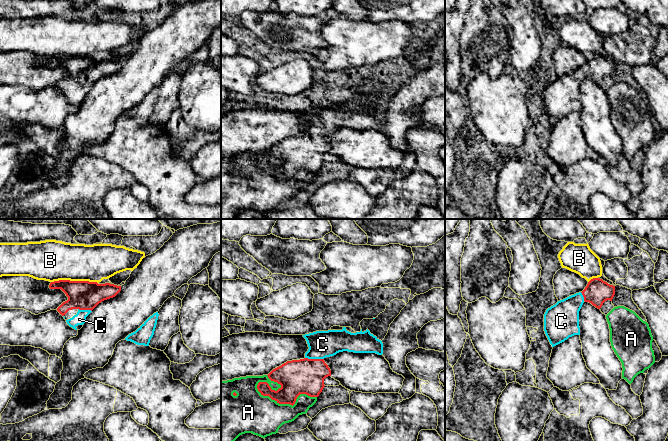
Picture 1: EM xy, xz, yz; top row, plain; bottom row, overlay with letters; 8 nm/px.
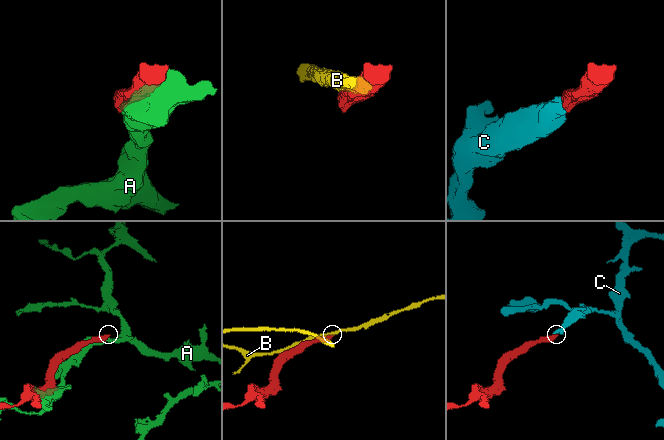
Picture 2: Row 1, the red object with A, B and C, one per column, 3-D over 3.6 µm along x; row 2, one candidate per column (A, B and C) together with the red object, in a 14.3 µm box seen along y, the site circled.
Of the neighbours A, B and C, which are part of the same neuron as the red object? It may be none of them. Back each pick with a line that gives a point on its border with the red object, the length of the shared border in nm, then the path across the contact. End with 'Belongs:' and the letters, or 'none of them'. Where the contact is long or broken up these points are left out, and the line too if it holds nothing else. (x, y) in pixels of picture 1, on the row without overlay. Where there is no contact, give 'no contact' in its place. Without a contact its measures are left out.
C: meets red in xz at (314, 135); contact 150 nm long; runs through xz (306, 152), (313, 144), (314, 135), (322, 120)
Belongs: C

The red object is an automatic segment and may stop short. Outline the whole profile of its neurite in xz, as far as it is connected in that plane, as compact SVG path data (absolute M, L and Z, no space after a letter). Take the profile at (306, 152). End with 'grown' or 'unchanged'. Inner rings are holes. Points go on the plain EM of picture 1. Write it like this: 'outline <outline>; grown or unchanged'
outline M343 103L342 106L316 107L305 110L303 113L308 120L308 127L305 134L300 136L287 137L281 142L273 145L267 152L271 157L277 158L281 163L275 167L272 166L267 158L259 158L258 167L263 172L269 172L279 180L294 181L300 170L306 170L310 173L318 173L324 164L324 155L331 152L331 146L325 139L326 133L334 132L339 128L348 127L354 129L376 129L383 130L383 119L376 112L366 107L351 109Z; grown

